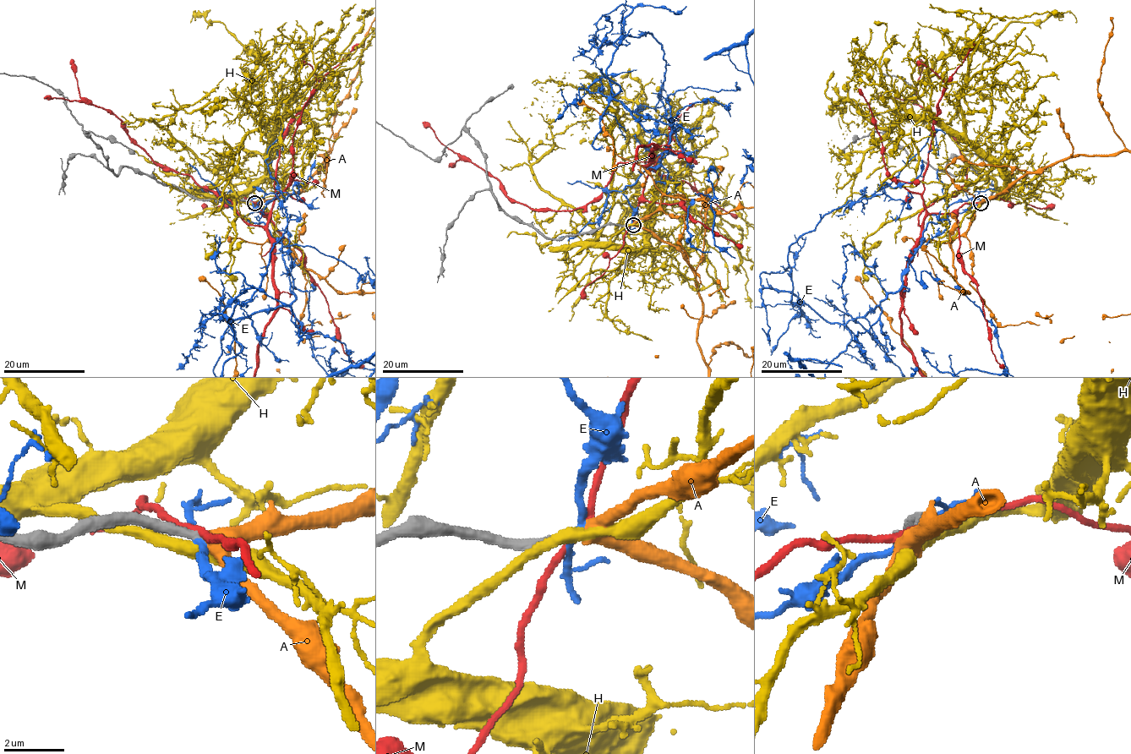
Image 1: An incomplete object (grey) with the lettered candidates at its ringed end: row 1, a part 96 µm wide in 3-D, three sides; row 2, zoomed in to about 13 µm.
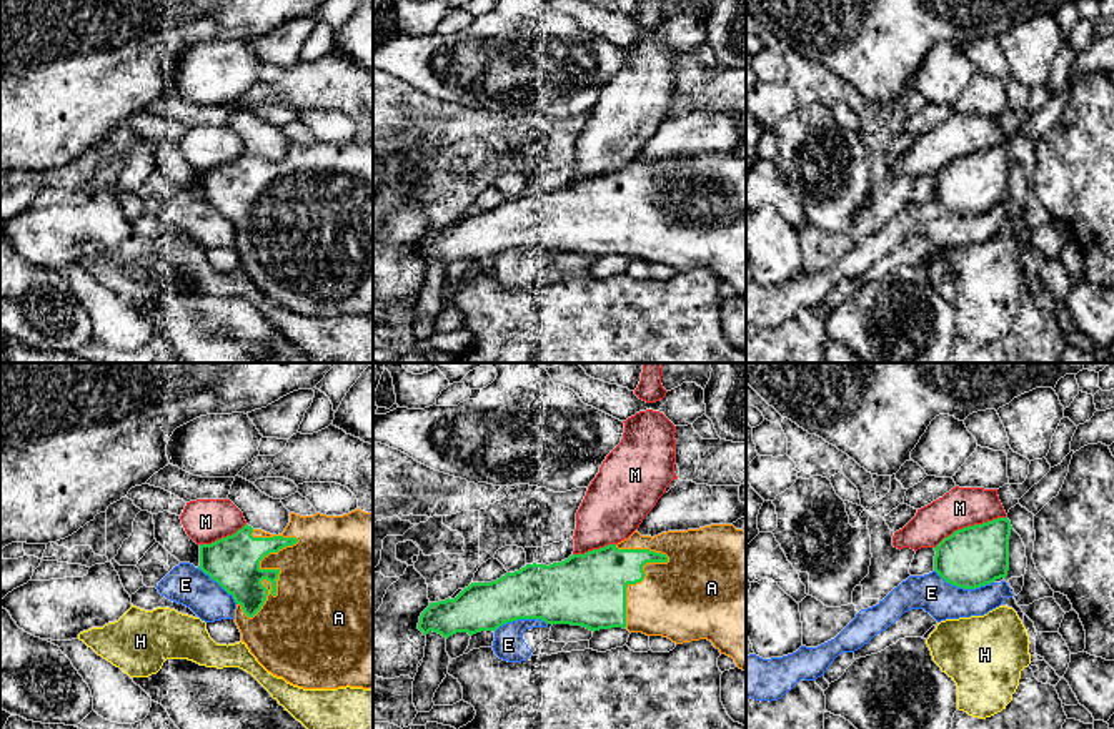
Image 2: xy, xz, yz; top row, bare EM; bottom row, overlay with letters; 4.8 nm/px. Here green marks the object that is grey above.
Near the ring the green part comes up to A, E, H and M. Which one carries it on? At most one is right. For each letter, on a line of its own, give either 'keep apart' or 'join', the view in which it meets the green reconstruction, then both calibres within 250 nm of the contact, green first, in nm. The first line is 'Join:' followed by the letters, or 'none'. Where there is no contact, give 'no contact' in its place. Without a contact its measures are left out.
Join: A
A: join; contact in xy; calibres 260 and 440 nm
E: keep apart; contact in yz; calibres 300 and 180 nm
H: keep apart; no contact
M: keep apart; contact in yz; calibres 300 and 190 nm

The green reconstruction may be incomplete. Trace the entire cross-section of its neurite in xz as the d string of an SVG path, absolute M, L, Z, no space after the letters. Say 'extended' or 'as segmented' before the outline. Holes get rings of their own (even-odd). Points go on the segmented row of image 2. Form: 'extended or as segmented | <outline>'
extended | M711 524L699 529L668 531L654 538L634 531L618 544L608 544L584 554L573 554L561 563L526 564L491 583L471 583L455 599L430 603L421 612L418 629L450 637L496 631L518 619L541 619L546 624L583 626L589 631L626 627L629 632L663 636L676 644L708 639L746 671L746 531L733 524Z

